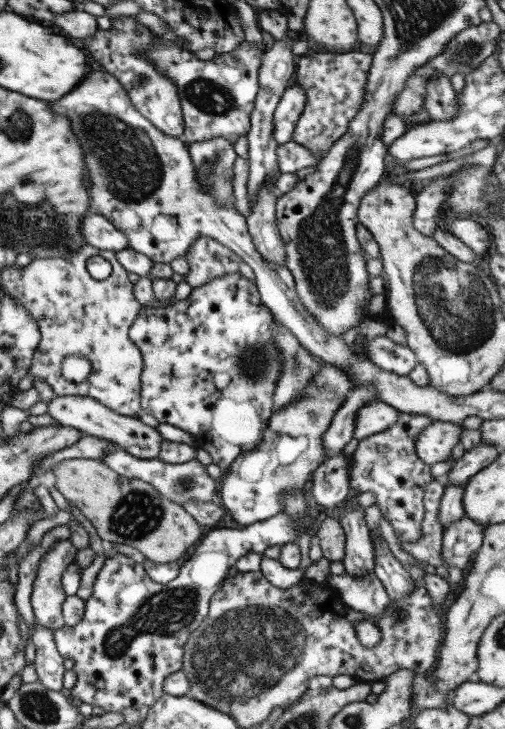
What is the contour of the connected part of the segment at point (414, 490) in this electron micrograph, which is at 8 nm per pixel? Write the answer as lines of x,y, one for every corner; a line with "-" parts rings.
398,411
398,421
389,429
363,438
351,455
353,468
349,472
350,487
358,494
371,493
381,511
401,542
418,541
425,514
423,497
425,489
434,482
431,466
417,456
418,434
436,420
414,412

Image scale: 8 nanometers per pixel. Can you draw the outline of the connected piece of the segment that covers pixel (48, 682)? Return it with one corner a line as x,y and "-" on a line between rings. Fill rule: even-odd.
34,618
35,670
37,681
46,688
58,691
63,688
65,673
63,658
60,656
53,637
53,631
38,624

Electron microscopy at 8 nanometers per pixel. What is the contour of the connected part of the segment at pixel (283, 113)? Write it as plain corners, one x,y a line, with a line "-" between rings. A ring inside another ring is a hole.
294,83
293,86
289,86
282,94
276,111
274,112
274,140
279,145
286,144
290,141
298,119
302,115
305,108
304,91
298,84

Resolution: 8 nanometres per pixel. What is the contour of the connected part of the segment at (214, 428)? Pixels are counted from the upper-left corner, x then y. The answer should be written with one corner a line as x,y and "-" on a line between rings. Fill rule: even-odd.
239,272
218,276
210,282
206,282
204,286
192,289
186,299
177,301
172,305
167,307
142,307
128,334
130,340
142,351
144,370
142,370
140,378
140,396
143,413
152,414
160,423
171,424
194,435
195,441
192,446
196,450
204,449
208,452
212,457
213,464
218,465
222,470
220,479
224,479
229,474
230,466
233,466
238,456
241,456
243,452
252,451
258,447
258,443
262,442
263,432
266,430
268,420
273,414
274,387
276,387
276,381
278,381
280,369
282,369
282,356
280,356
280,350
274,342
274,339
276,339
276,322
274,322
273,314
269,308
262,304
256,284

